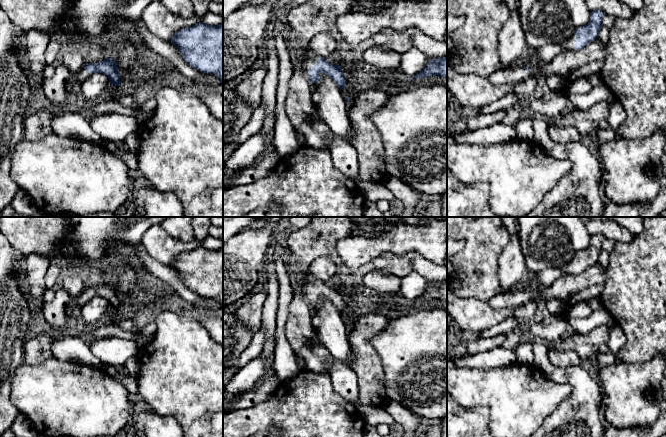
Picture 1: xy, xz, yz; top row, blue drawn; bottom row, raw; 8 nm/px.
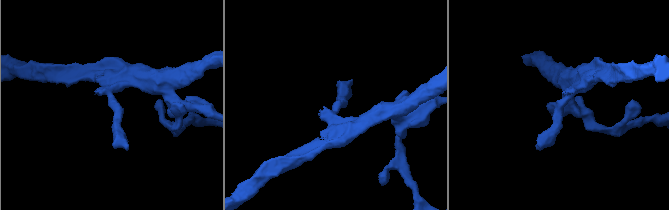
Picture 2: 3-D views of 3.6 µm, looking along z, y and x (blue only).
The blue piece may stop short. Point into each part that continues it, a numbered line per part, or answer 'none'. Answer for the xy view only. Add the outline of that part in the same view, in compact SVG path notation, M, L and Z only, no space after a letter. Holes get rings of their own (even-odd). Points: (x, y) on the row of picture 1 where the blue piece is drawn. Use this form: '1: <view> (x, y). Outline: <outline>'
1: xy (82, 74). Outline: M82 68L77 74L78 82L81 84L87 77L91 75L90 72L86 72L85 68Z

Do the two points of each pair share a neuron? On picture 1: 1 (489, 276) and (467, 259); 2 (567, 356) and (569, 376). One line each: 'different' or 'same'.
1: same
2: different

